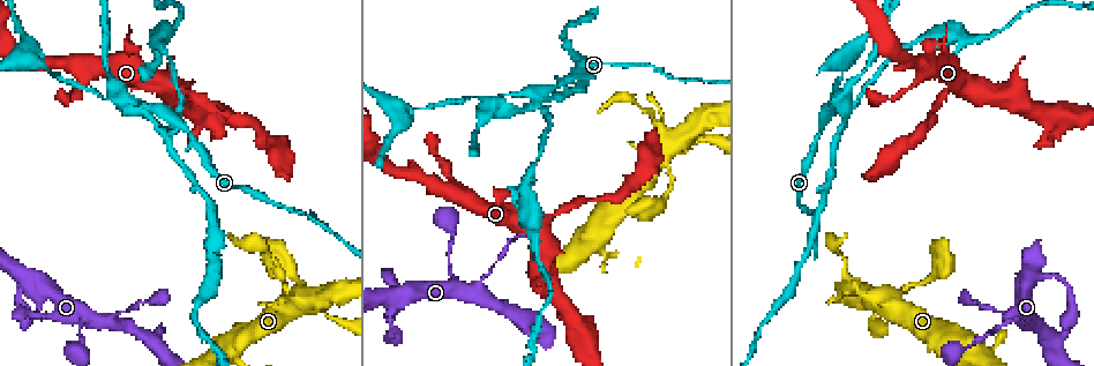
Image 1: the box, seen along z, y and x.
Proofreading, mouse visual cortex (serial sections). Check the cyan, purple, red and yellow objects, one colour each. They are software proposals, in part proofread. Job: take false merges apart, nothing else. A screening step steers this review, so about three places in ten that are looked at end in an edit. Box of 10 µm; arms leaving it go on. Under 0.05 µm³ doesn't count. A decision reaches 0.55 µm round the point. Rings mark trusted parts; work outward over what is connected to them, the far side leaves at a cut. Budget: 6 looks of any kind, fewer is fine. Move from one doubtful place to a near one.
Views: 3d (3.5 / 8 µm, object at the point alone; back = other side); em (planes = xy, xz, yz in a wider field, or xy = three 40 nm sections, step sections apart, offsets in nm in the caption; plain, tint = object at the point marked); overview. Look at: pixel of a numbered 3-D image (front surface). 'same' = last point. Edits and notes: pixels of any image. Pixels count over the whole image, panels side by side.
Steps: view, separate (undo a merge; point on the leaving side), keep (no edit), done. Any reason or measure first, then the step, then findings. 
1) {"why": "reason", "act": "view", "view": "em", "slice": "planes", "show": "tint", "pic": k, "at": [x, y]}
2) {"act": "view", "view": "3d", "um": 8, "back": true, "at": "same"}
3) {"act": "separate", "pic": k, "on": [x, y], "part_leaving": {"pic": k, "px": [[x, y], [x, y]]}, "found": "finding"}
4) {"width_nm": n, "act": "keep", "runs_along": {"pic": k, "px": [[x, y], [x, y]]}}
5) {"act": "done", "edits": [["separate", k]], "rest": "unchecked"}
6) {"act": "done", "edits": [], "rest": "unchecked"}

{"why": "sharp bend", "act": "view", "view": "3d", "um": 8, "pic": 1, "at": [839, 101]}

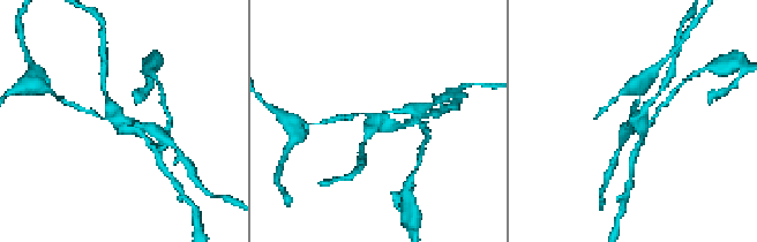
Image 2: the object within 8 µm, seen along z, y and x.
{"why": "shape alone is not enough", "act": "view", "view": "em", "slice": "xy", "step": 5, "show": "tint", "at": "same"}

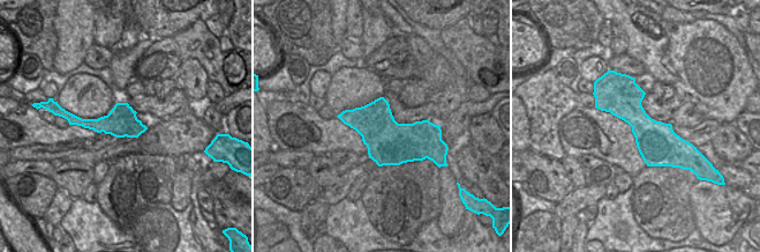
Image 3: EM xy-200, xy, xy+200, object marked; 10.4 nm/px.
{"act": "separate", "pic": 2, "on": [369, 130], "found": "a second cell is stuck on"}

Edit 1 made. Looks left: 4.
{"why": "redraw", "act": "view", "view": "overview"}

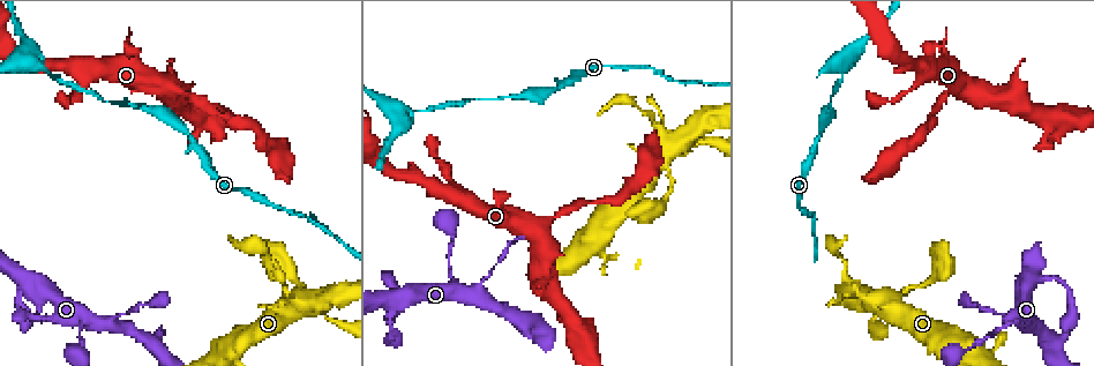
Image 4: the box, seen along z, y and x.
{"why": "narrows sharply", "act": "view", "view": "3d", "um": 3.5, "pic": 4, "at": [838, 63]}

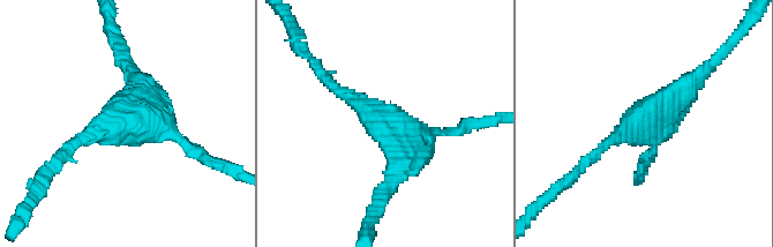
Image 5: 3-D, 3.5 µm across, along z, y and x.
{"arms": 3, "arm_widths_nm": [150, 250, 350], "why": "now the EM", "act": "view", "view": "em", "slice": "xy", "step": 3, "show": "tint", "pic": 5, "at": [395, 124]}

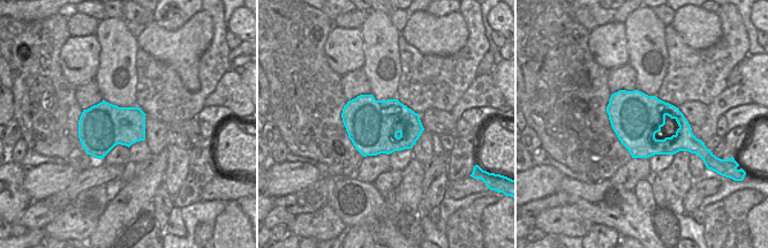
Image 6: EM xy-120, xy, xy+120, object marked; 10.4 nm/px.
{"act": "keep", "found": "one cell here"}

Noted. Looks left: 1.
{"act": "done", "edits": [["separate", 2]], "rest": "unchecked"}

